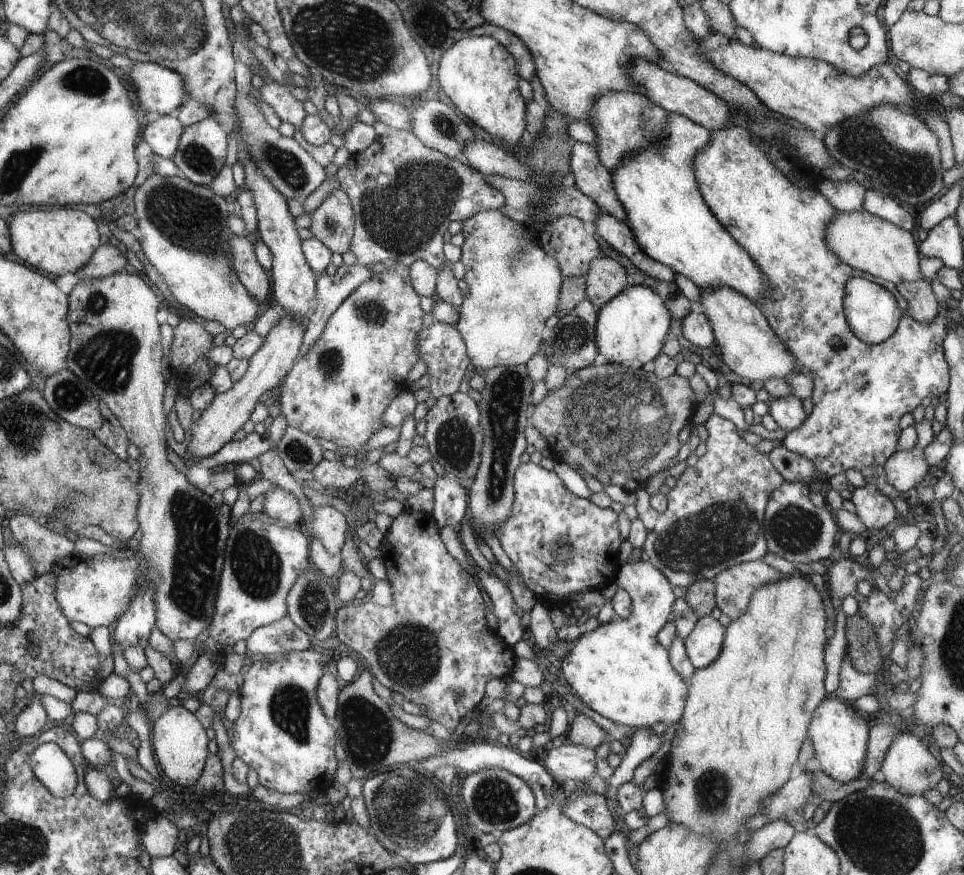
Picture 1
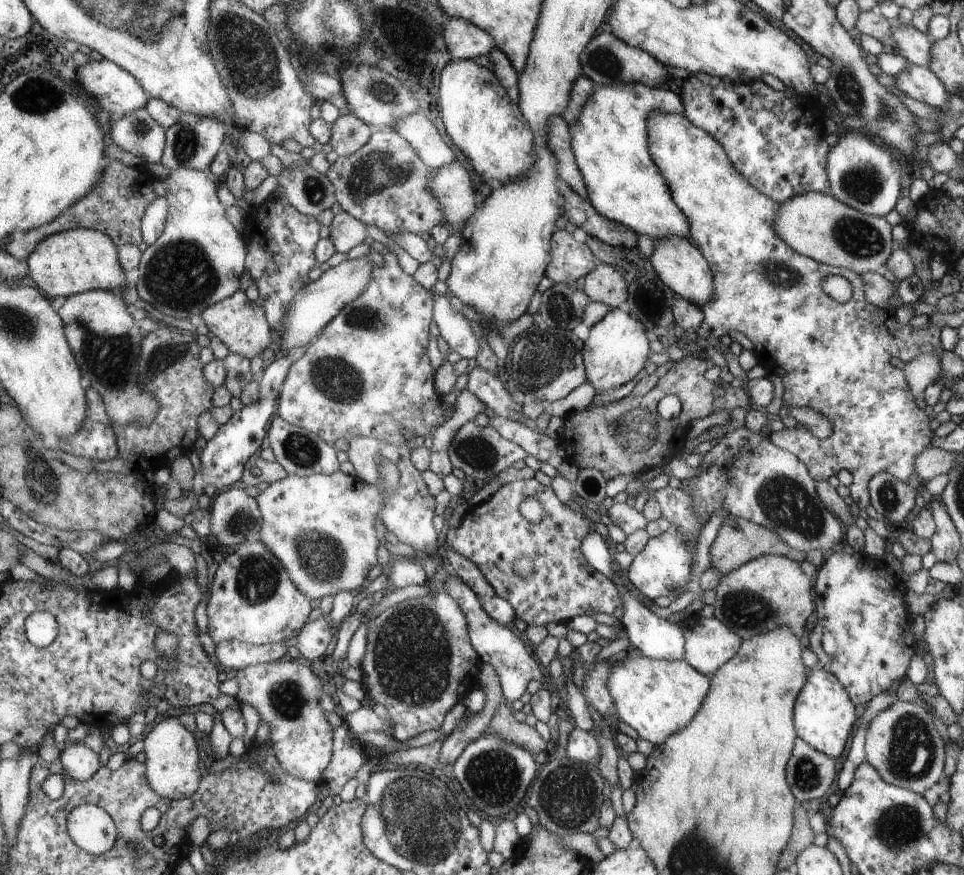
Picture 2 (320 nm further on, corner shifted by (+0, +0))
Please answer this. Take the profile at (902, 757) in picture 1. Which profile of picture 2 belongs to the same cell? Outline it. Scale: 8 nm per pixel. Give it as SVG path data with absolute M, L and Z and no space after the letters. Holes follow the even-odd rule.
M896 699L870 722L866 730L865 756L865 762L870 763L887 783L922 794L937 786L943 778L946 750L929 708L919 702Z

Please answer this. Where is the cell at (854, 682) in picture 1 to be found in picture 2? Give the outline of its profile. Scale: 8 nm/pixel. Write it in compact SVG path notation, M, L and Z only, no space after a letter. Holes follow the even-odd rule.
M845 553L832 554L832 556L817 569L814 577L816 578L815 590L819 607L816 610L816 620L818 620L818 622L816 622L814 628L810 628L810 632L806 636L810 651L818 656L818 665L822 669L830 672L830 674L835 675L836 678L839 679L839 682L846 688L847 694L854 700L856 705L866 704L872 696L878 695L878 692L882 692L882 690L888 691L895 680L902 681L905 678L906 670L908 670L910 660L912 660L912 654L917 652L917 642L914 630L912 630L913 617L910 615L910 612L908 612L908 608L906 608L906 604L904 604L904 598L902 598L902 594L900 594L900 592L906 590L906 586L904 586L902 580L898 580L896 574L892 574L892 570L888 570L888 562L884 562L882 559L876 560L870 558L870 556L864 553L855 553L852 555Z

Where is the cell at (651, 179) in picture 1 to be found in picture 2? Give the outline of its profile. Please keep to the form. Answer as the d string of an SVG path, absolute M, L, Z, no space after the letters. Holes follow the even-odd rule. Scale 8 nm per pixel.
M644 84L598 86L595 96L583 110L580 122L570 126L570 141L576 165L580 170L591 206L612 222L622 223L637 236L648 236L652 242L666 238L690 238L690 224L672 200L670 188L659 172L650 150L649 121L652 114L687 112L683 98L667 87Z

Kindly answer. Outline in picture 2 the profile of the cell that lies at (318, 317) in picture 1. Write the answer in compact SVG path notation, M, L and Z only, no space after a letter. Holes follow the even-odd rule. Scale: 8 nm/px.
M303 348L294 349L266 363L265 369L257 379L260 384L258 402L251 406L244 406L242 410L234 411L232 418L220 426L217 434L206 442L204 449L200 450L201 469L196 471L192 478L192 494L202 496L209 485L230 486L241 480L244 466L250 458L260 452L264 437L267 436L268 426L272 424L272 418L276 416L276 401L279 398L282 384L286 381L290 368L304 355L304 352Z

